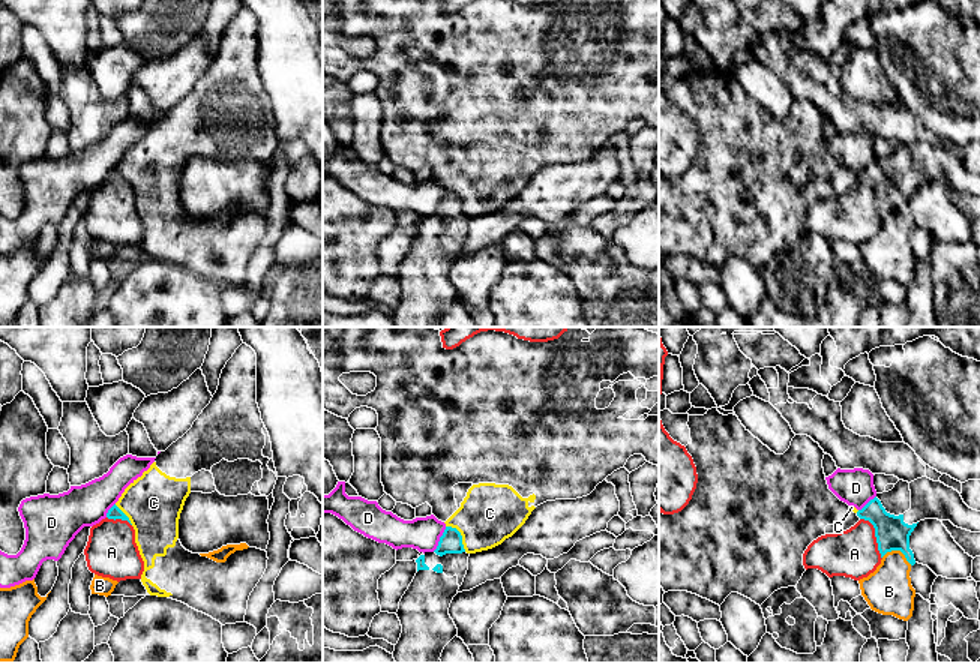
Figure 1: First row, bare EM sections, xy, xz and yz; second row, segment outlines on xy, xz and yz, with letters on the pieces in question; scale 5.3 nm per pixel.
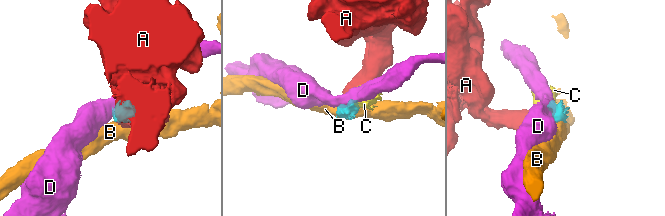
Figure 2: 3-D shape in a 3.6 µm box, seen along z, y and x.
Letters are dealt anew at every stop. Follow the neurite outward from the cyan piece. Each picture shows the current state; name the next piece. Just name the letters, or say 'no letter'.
A

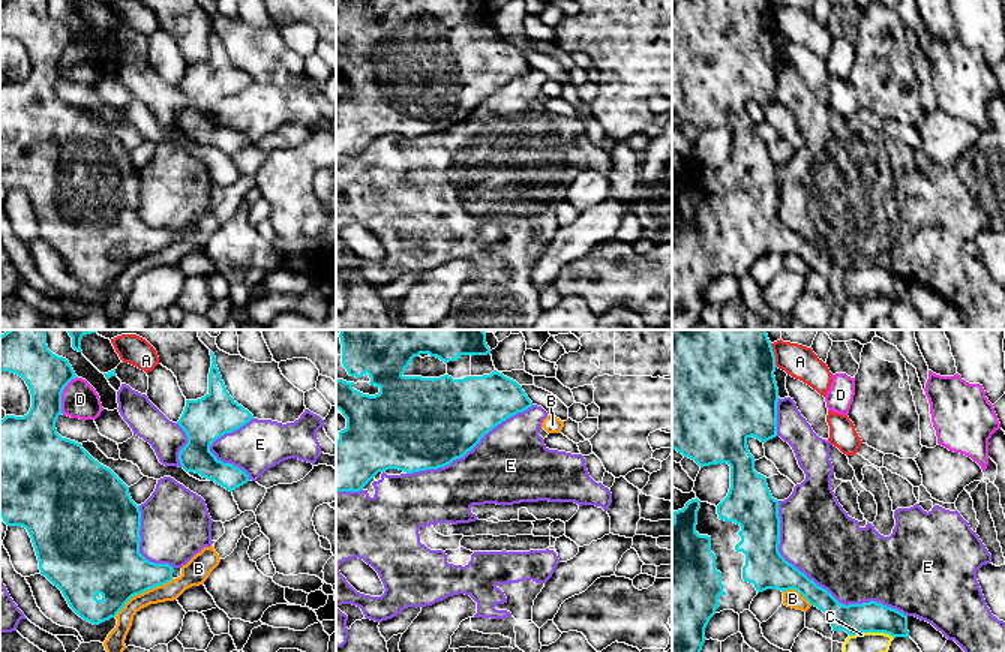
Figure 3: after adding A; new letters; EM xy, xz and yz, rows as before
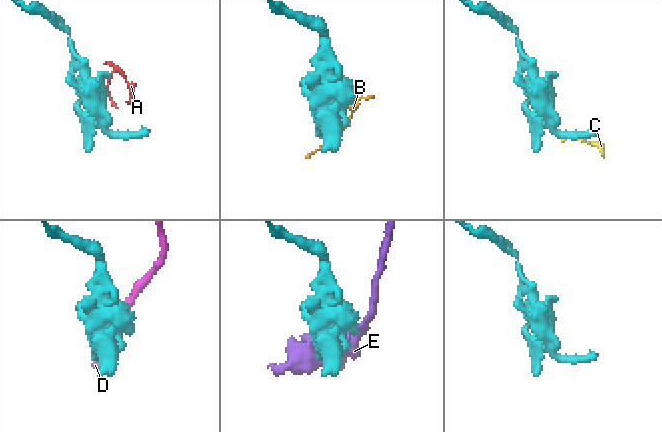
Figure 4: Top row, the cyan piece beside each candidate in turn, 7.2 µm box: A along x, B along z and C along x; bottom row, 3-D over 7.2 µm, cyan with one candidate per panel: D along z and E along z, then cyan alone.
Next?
no letter

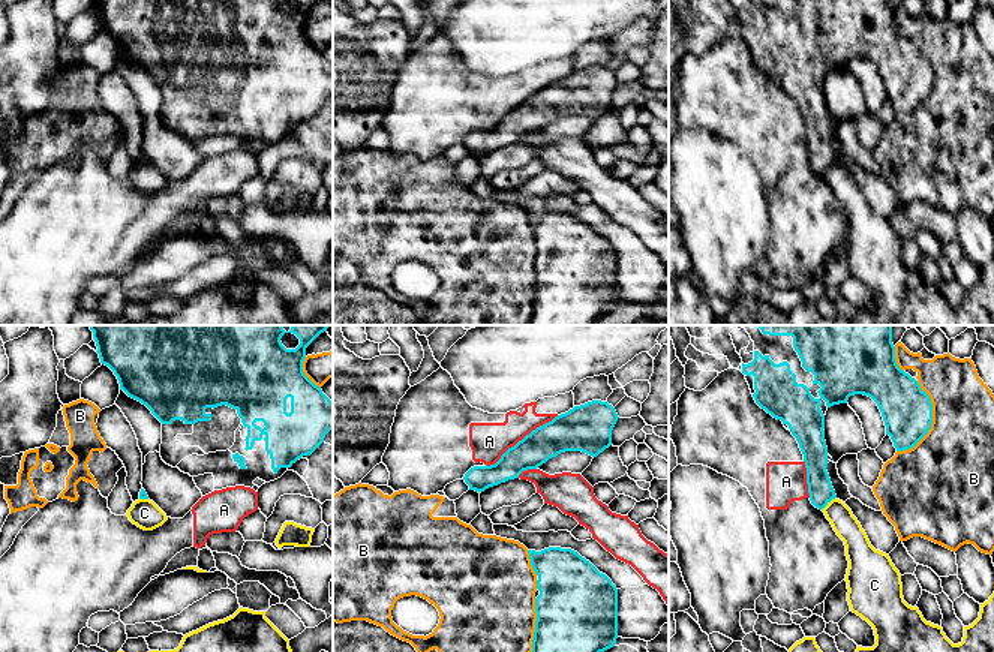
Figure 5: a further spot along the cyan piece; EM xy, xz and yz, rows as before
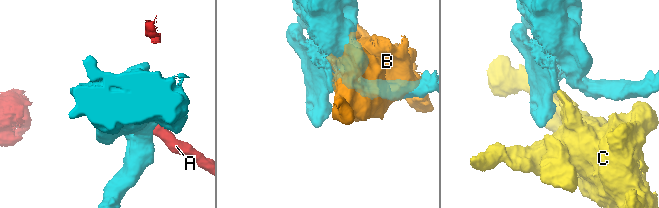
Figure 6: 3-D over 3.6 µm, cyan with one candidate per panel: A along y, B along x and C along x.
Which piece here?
no letter

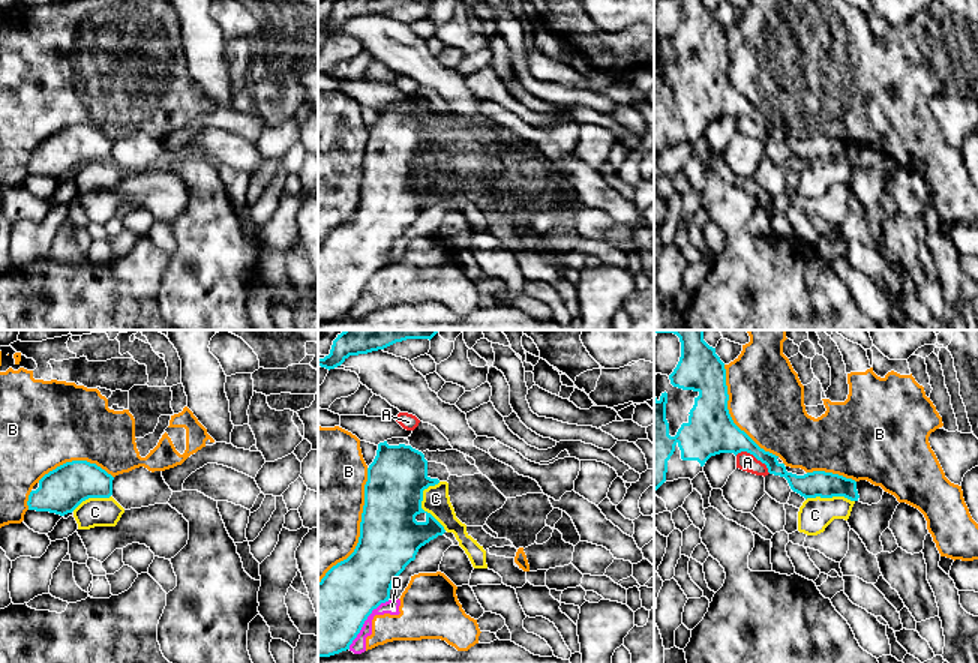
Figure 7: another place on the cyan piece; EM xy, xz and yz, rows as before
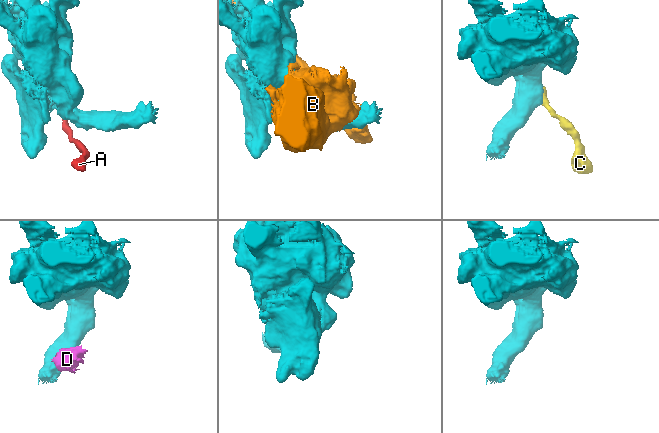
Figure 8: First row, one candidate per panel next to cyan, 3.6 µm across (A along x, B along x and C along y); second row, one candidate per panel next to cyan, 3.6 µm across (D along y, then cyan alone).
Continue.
no letter

